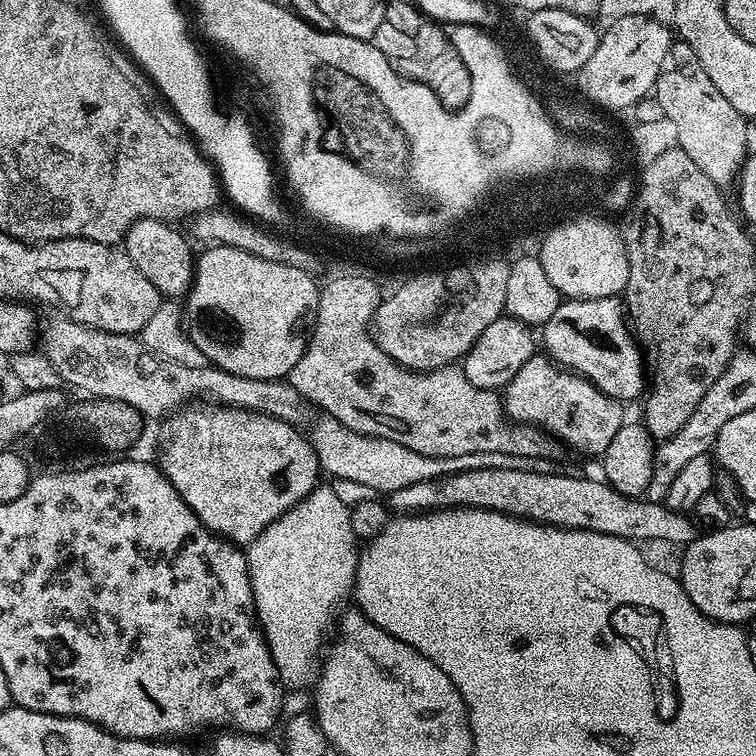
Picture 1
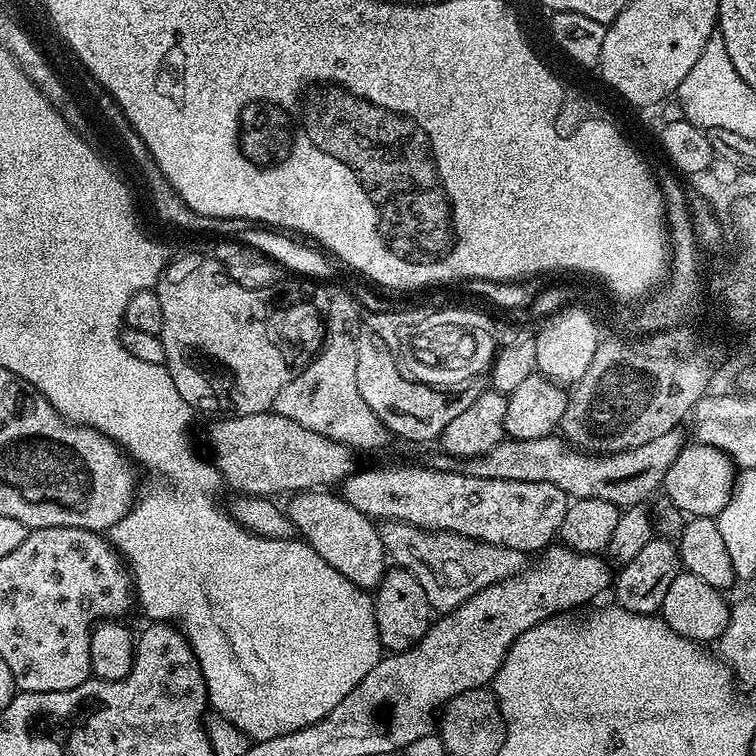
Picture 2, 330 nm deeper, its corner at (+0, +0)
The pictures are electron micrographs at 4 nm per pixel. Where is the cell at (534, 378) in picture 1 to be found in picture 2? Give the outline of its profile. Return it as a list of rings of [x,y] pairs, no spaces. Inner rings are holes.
[[[380,464],[377,468],[364,468],[352,473],[342,484],[342,495],[346,502],[350,502],[350,506],[354,506],[358,510],[362,510],[362,514],[371,516],[377,521],[385,520],[401,520],[404,524],[412,524],[416,528],[425,528],[428,532],[453,532],[454,534],[462,534],[469,536],[475,540],[482,542],[490,542],[494,546],[506,546],[514,550],[522,550],[529,554],[539,553],[541,550],[549,547],[557,539],[560,527],[562,526],[562,518],[566,518],[566,510],[570,503],[570,498],[562,490],[558,490],[558,486],[550,486],[550,482],[514,482],[513,480],[487,480],[486,478],[474,478],[473,476],[463,476],[459,470],[450,472],[438,472],[431,466],[419,468],[416,464]]]

